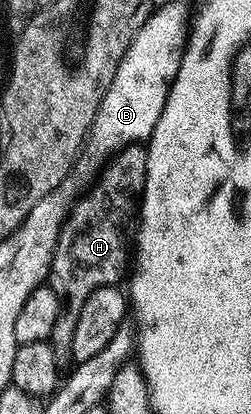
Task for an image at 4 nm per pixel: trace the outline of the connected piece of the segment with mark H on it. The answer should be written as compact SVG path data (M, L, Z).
M138 143L127 145L114 154L89 192L70 210L62 225L48 278L48 287L62 305L62 314L56 319L56 327L52 327L49 340L60 367L71 364L73 332L76 331L77 316L88 295L98 287L117 286L121 277L123 280L127 276L128 258L132 253L132 226L145 188L146 149Z

